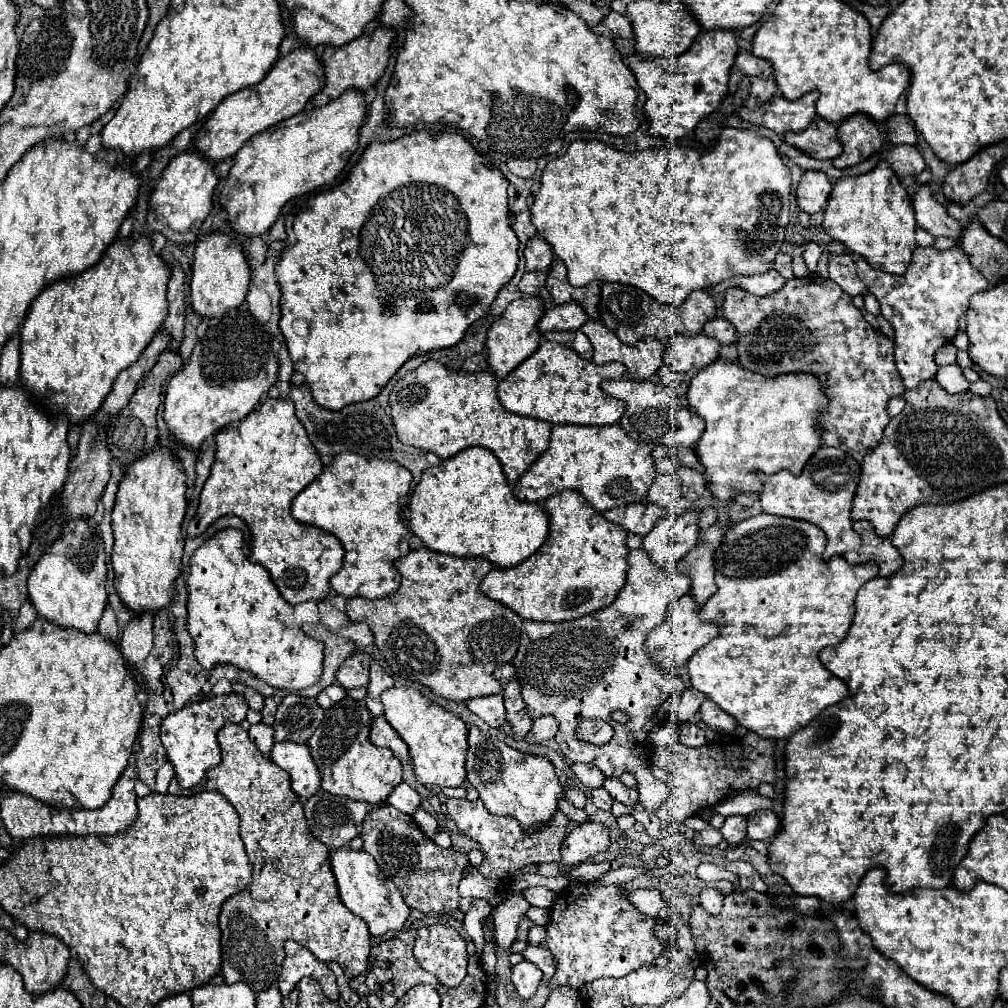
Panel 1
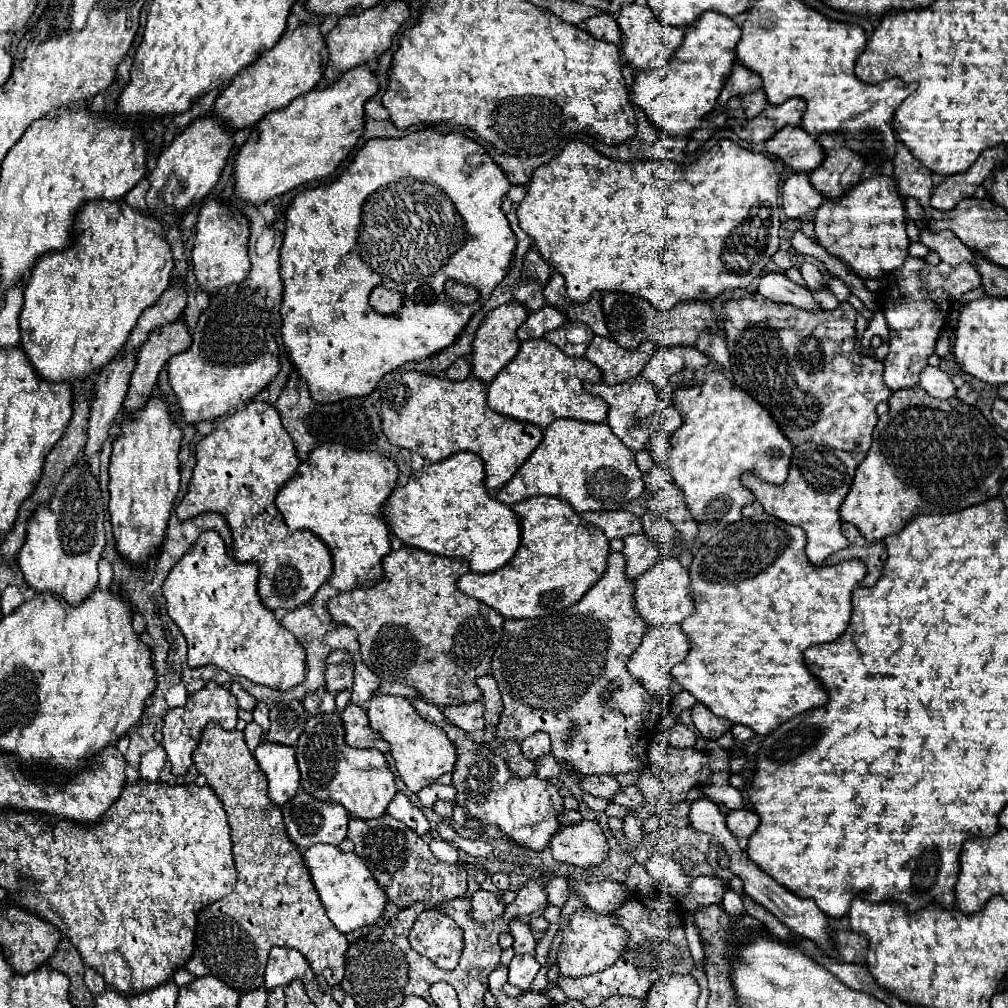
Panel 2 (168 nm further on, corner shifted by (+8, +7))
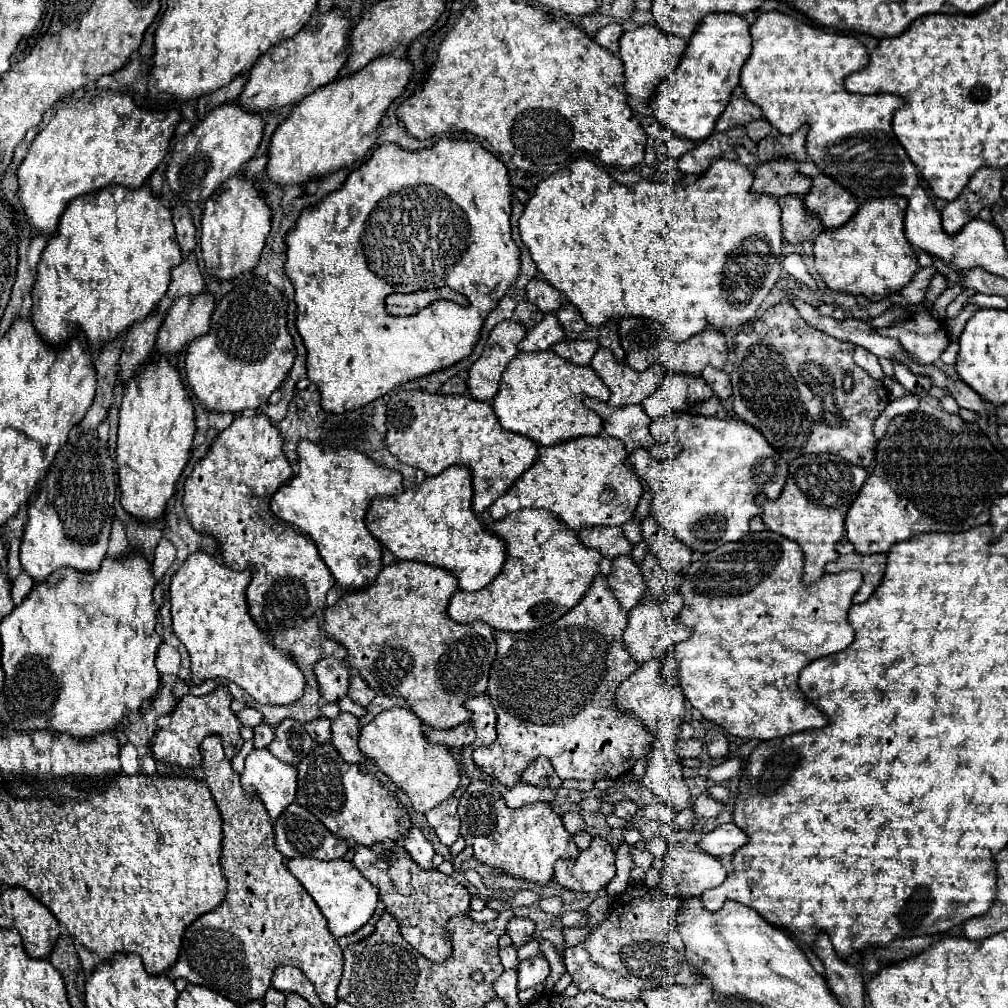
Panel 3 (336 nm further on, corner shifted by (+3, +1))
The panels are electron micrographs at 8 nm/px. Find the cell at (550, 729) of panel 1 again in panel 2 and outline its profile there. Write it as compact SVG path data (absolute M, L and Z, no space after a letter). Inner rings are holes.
M540 730L540 732L534 732L532 736L524 738L522 752L530 760L534 760L534 758L538 758L542 754L550 754L550 738L548 738L548 734Z

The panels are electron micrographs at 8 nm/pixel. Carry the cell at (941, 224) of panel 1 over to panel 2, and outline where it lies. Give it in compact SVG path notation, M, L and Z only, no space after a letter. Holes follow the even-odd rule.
M924 228L920 232L920 242L926 244L930 250L936 250L940 258L950 266L958 266L960 262L974 262L972 250L968 250L968 246L964 246L960 238L956 238L956 234L952 234L950 230L932 232Z

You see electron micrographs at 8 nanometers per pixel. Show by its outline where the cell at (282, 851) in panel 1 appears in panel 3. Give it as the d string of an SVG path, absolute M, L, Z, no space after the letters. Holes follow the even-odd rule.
M205 738L201 754L205 782L223 820L221 868L227 878L227 896L215 910L199 916L185 930L181 952L167 976L213 988L213 992L243 1006L251 1000L263 1000L277 964L287 964L299 968L311 980L325 1006L335 1006L343 956L337 940L329 936L325 916L285 868L285 860L273 844L273 824L265 816L261 800L245 800L245 794L241 794L239 776L223 754L221 738Z

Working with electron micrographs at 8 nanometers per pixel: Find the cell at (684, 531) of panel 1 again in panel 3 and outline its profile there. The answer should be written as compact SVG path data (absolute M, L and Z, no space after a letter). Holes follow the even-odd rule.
M617 556L617 560L613 560L607 582L623 612L629 612L633 606L637 606L641 594L645 592L641 568L631 560L631 556Z

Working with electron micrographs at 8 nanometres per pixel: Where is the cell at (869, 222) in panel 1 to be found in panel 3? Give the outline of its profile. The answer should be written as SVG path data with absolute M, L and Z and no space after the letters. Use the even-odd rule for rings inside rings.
M883 198L865 202L855 216L835 230L823 230L813 244L815 270L833 292L865 296L879 302L885 296L901 292L919 270L917 254L905 238L905 198Z

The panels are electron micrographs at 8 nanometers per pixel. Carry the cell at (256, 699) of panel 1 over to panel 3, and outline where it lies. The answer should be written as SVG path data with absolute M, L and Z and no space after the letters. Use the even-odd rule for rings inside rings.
M243 708L243 710L237 714L237 718L239 718L239 722L241 722L243 726L249 726L249 728L255 728L257 724L263 722L261 712L257 712L257 710L253 710L253 708Z

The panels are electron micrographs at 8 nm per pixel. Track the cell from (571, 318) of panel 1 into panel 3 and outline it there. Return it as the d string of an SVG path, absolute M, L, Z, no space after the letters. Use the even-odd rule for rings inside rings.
M549 314L543 318L541 324L533 326L527 332L527 336L519 344L519 350L521 352L541 352L541 350L547 350L551 344L563 342L563 340L565 340L565 334L563 334L563 328L557 316Z

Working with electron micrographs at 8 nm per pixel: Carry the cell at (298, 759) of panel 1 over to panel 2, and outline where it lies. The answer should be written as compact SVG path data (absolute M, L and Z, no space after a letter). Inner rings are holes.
M262 742L254 750L254 758L260 770L268 776L268 796L276 804L286 804L292 800L300 786L294 748L276 742Z

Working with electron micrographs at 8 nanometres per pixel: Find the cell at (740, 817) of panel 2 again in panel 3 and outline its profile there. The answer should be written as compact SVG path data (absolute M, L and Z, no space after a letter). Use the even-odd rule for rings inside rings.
M729 822L729 824L719 824L717 828L713 828L711 832L707 832L697 846L705 852L711 854L715 858L723 858L723 856L731 856L737 848L741 848L745 844L745 834L741 834L741 830Z

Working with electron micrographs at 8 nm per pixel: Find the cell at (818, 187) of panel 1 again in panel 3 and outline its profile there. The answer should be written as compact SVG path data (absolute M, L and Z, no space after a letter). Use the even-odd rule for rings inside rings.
M783 196L777 200L781 206L781 228L783 228L783 240L787 244L801 244L805 240L811 240L811 236L819 230L819 220L815 216L809 216L803 206L803 198L797 200Z

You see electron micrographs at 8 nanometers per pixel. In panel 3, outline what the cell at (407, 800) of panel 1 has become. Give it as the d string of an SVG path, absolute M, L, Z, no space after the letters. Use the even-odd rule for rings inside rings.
M411 828L405 836L405 850L421 870L433 870L435 850L419 828Z

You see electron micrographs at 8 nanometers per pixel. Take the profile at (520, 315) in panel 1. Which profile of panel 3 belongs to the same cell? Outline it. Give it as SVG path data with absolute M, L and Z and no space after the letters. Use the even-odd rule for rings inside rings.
M507 320L493 328L481 358L471 366L467 388L475 400L493 400L499 390L501 374L507 364L519 354L517 344L525 338L525 328L517 320Z

